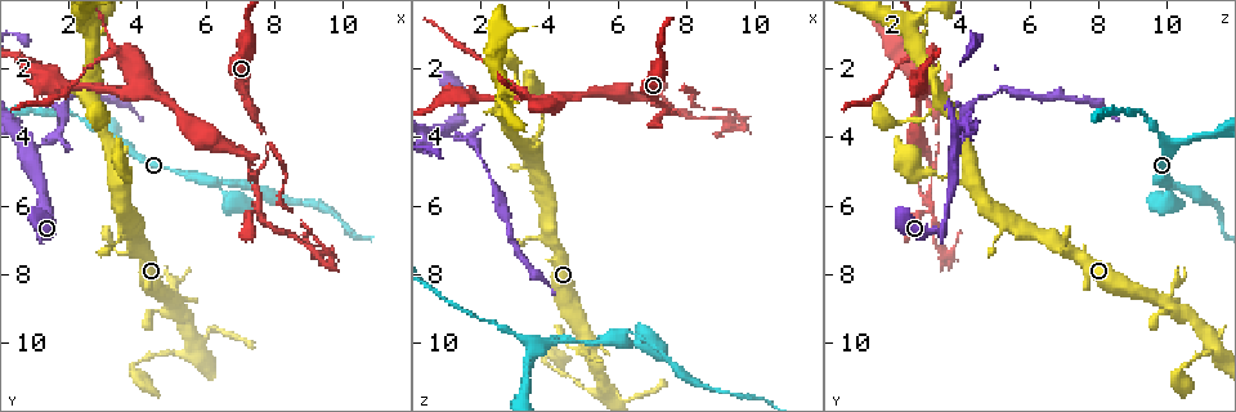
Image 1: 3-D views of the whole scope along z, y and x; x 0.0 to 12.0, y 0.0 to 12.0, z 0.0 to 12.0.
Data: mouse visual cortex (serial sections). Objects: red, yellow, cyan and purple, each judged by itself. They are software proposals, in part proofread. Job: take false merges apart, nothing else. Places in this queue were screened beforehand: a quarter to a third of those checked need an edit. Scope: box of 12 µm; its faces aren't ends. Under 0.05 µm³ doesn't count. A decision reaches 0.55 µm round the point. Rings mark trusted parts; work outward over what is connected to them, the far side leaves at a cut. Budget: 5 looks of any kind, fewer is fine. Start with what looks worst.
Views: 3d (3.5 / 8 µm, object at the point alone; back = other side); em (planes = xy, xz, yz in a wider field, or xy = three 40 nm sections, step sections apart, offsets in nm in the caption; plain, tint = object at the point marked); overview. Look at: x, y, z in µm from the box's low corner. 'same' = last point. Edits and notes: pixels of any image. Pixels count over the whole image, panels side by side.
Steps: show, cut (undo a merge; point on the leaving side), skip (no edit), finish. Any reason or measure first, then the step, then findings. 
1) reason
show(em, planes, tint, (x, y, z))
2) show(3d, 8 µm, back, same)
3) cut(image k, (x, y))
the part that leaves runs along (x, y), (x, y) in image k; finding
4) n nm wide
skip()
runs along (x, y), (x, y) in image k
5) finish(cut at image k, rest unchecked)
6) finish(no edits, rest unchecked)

sharp bend
show(3d, 8 µm, (5.1, 9.1, 10.2))

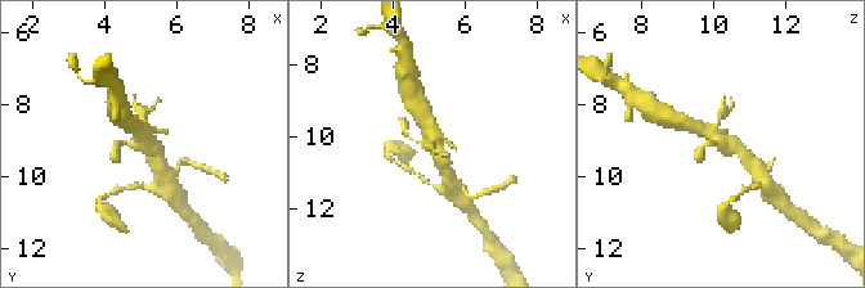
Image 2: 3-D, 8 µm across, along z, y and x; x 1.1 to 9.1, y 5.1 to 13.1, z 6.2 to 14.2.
show(em, xy, step 3, tint, (5.1, 9.0, 10.2))

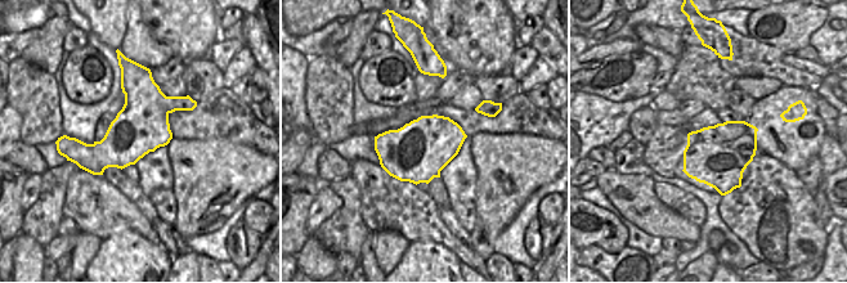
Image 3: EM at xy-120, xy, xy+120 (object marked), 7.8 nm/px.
cut(image 2, (138, 106))
the part that leaves runs along (716, 126), (724, 111), (725, 95) in image 2; a second cell is stuck on

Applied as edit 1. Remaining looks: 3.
thick turns thin
show(3d, 8 µm, (8.3, 5.8, 11.1))

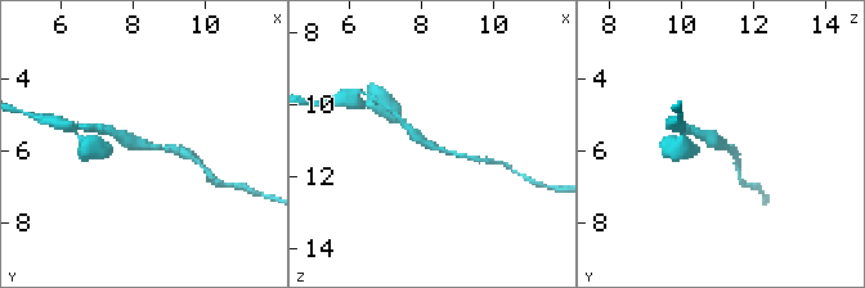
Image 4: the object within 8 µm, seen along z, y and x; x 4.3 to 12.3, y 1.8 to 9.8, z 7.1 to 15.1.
show(3d, 3.5 µm, (8.2, 5.7, 11.1))

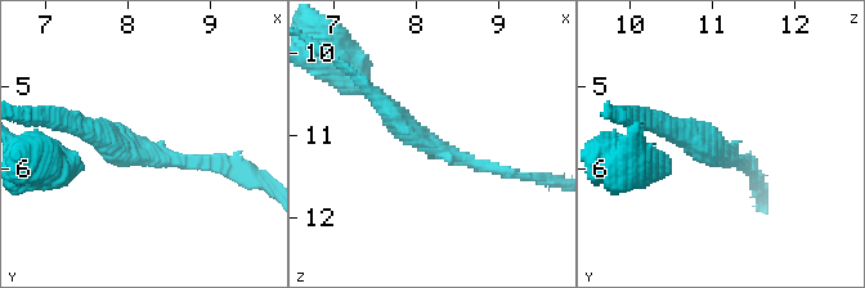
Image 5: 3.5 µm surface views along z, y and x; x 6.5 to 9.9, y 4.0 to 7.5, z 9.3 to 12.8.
arms of 150, 250 nm; now the EM
show(em, xy, step 5, tint, (8.25, 5.75, 11.10))

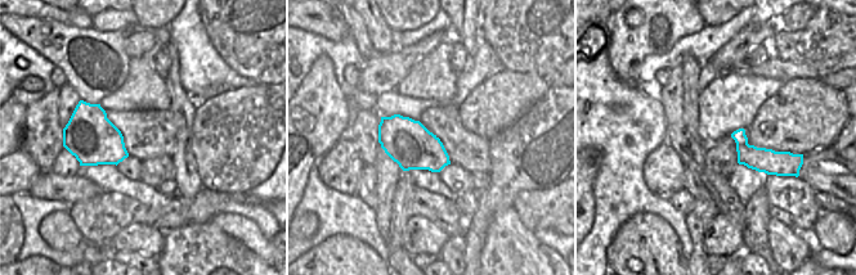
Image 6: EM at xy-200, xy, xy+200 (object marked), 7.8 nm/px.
skip()
runs along (371, 94), (430, 147), (510, 174) in image 5; all the same cell

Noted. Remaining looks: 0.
finish(cut at image 2, rest unchecked)

